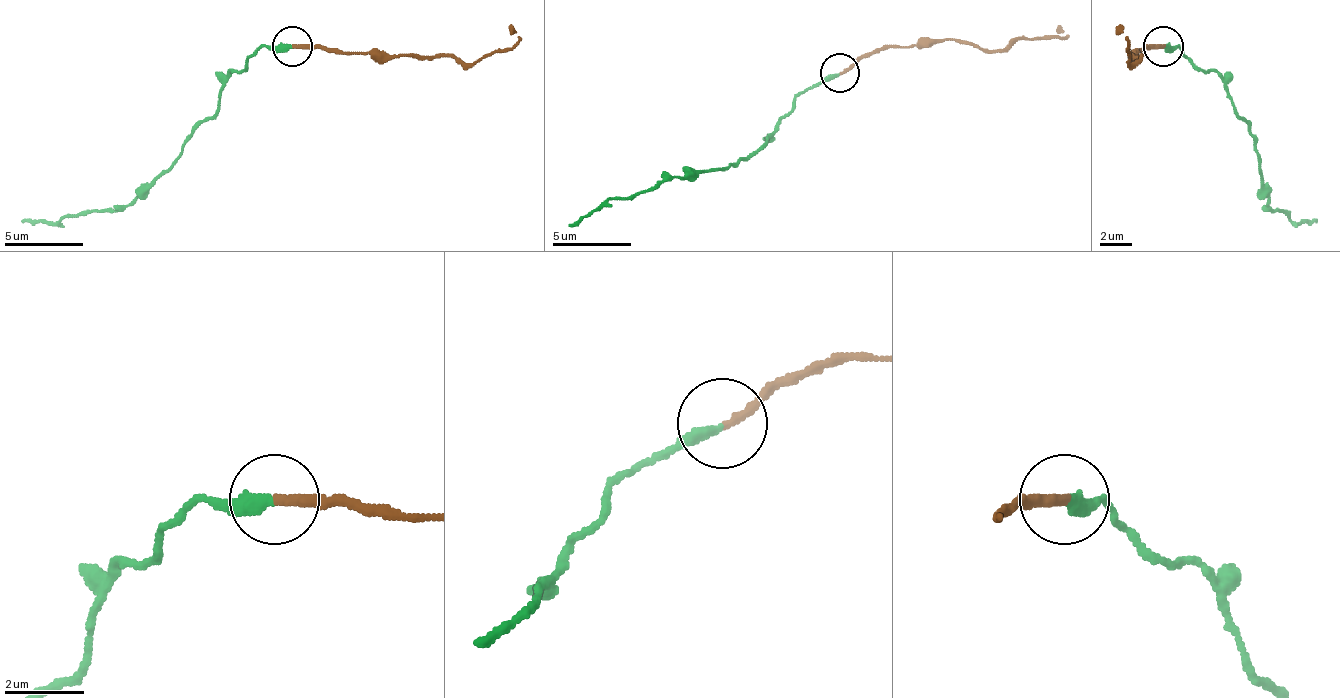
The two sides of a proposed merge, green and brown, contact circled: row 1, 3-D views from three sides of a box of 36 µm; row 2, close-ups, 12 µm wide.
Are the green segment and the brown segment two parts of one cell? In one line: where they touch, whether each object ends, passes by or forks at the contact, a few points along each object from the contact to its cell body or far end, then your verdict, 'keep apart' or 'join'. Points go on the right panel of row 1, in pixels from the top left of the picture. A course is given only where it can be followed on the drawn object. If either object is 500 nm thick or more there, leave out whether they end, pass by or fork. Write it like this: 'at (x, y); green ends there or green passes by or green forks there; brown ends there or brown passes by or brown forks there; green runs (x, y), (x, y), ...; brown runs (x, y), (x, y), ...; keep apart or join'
at (1163, 46); green ends there; brown ends there; green runs (1162, 47), (1178, 47), (1221, 78), (1233, 110), (1248, 126), (1268, 204), (1288, 216), (1315, 224); brown runs (1162, 47), (1130, 55), (1142, 55), (1130, 63), (1126, 39), (1115, 27); keep apart

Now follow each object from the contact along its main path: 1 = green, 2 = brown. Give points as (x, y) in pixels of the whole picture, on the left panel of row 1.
1: (293, 47), (258, 47), (226, 78), (218, 110), (199, 126), (183, 153), (128, 204), (22, 224)
2: (293, 47), (454, 55), (478, 63), (517, 39), (510, 27)

